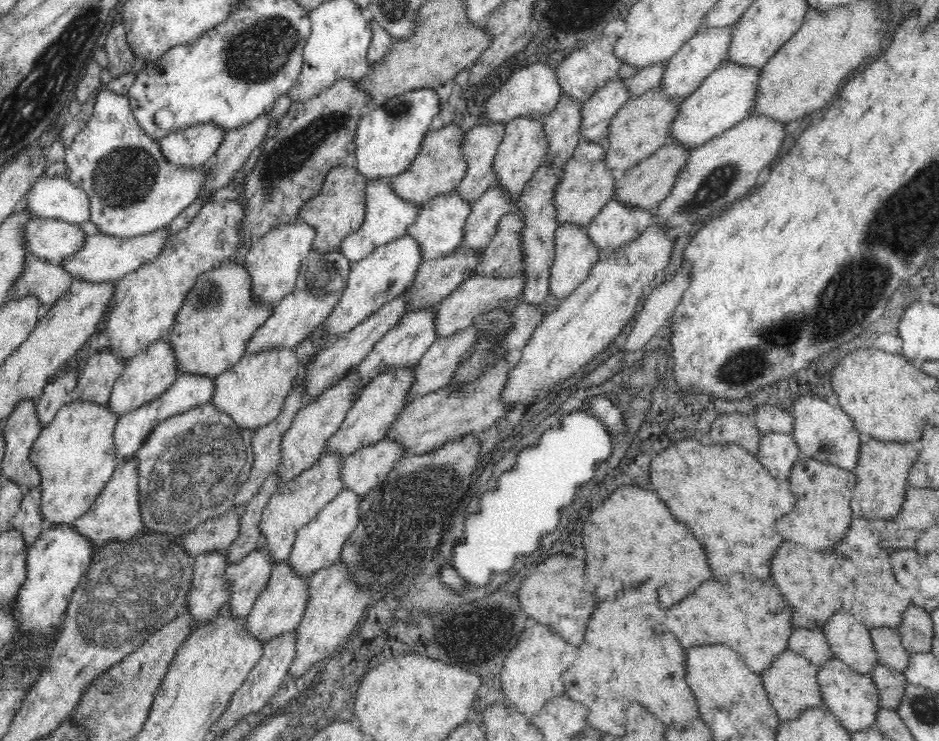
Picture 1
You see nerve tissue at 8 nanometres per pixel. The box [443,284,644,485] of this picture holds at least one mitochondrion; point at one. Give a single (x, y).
(486, 352)

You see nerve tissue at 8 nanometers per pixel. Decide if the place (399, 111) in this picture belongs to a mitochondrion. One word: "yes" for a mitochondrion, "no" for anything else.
yes

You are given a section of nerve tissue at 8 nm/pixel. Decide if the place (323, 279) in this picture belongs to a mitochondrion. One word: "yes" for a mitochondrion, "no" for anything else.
yes

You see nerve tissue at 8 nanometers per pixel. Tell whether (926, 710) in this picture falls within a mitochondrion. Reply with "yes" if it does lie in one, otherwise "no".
yes

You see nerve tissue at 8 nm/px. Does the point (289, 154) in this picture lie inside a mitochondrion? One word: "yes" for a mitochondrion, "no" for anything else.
yes

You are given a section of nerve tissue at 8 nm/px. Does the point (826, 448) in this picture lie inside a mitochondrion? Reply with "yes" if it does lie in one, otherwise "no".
yes

